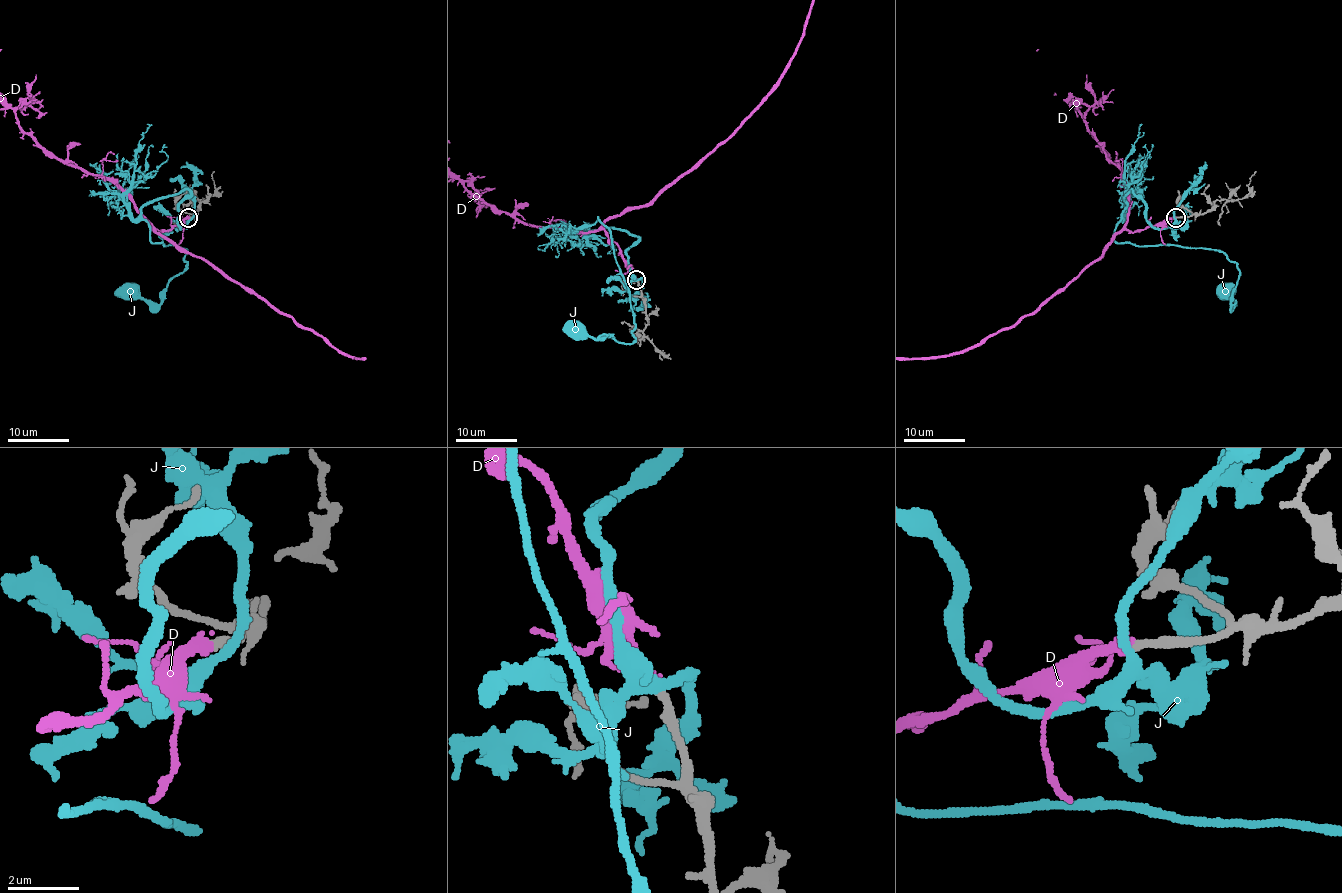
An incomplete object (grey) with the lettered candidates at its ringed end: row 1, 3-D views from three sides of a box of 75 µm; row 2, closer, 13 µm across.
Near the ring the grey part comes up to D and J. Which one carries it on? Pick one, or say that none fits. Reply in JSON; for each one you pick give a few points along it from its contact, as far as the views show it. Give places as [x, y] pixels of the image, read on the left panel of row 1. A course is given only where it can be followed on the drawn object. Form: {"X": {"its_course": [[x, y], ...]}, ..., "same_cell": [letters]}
{"same_cell": ["D"]}

